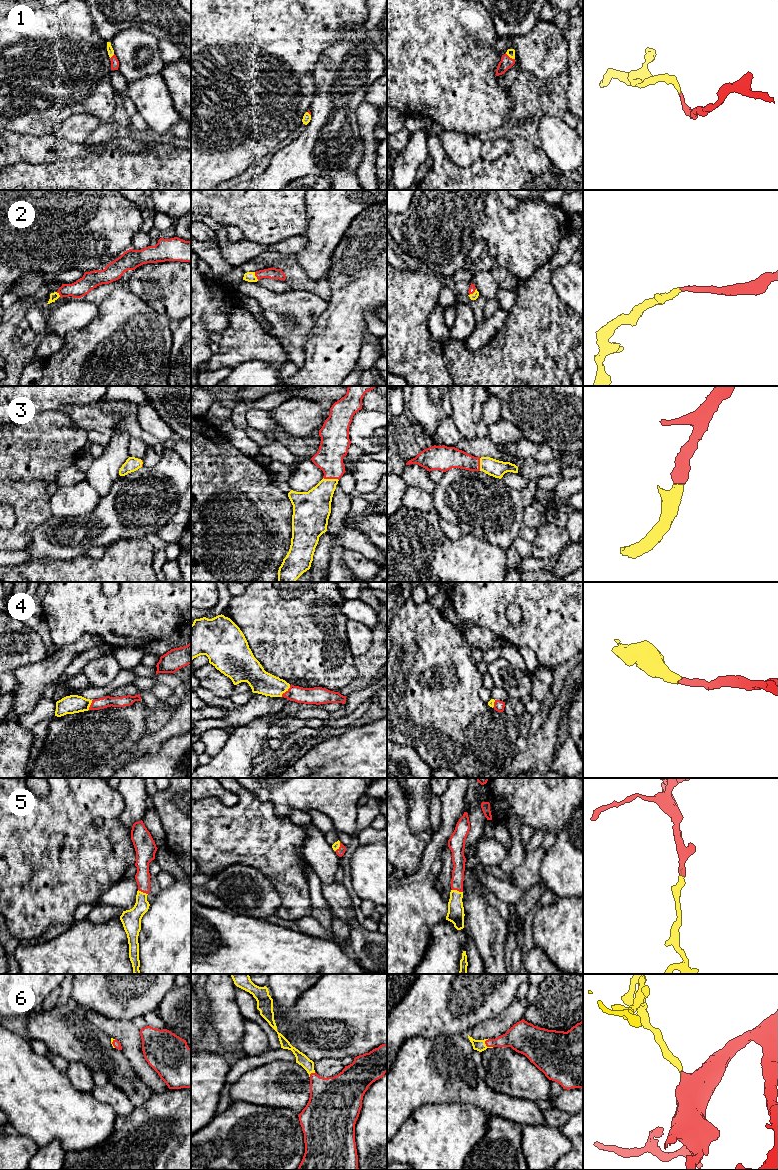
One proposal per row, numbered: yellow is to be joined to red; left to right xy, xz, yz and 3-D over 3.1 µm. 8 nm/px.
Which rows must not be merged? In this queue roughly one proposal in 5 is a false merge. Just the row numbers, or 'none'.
none

